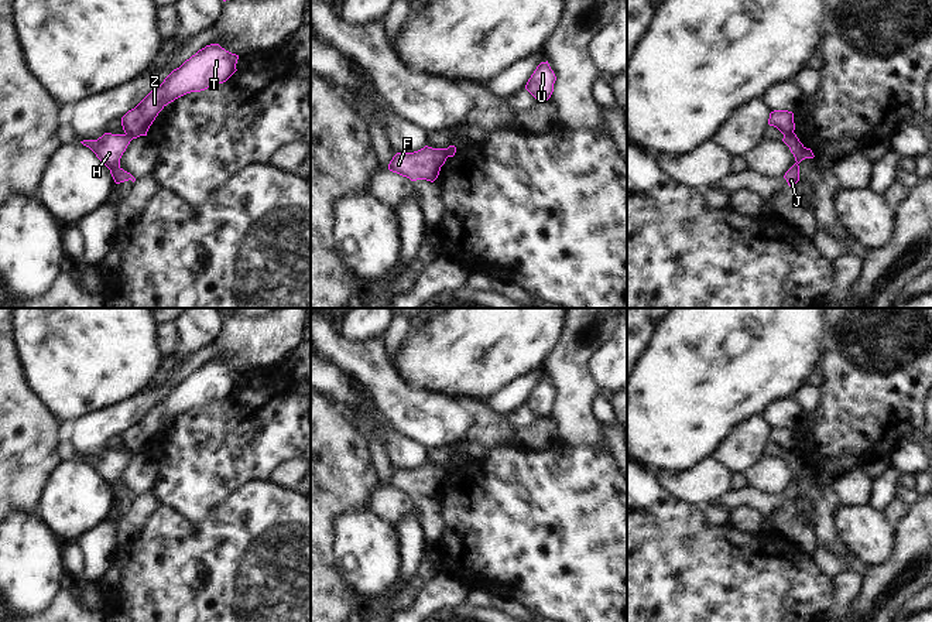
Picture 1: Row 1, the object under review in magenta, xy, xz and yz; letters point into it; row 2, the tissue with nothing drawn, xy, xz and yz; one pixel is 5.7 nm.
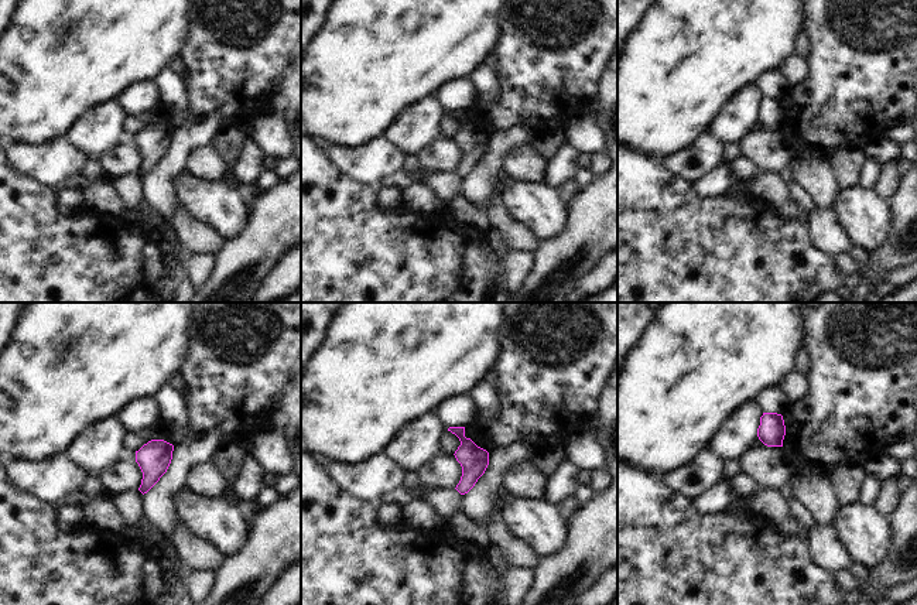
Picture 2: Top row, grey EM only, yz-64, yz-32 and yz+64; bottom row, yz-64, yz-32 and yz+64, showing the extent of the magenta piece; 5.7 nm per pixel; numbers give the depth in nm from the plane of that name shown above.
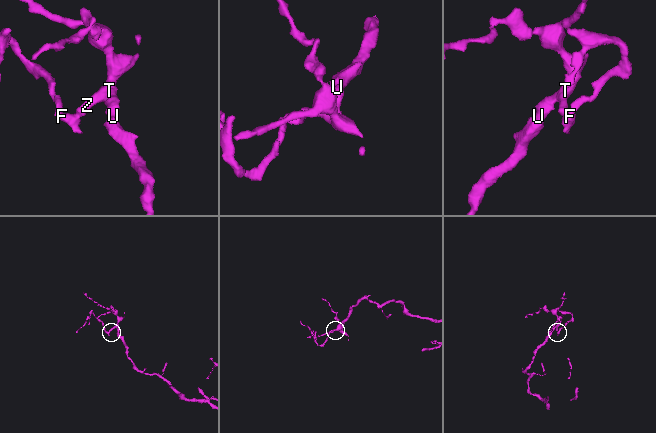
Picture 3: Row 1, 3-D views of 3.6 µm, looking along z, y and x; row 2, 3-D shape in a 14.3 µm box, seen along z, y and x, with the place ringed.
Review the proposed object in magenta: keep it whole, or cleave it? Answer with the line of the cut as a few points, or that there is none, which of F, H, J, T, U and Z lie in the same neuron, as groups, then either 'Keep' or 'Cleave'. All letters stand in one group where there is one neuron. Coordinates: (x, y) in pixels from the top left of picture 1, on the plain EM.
Split along yz (792, 448), (784, 453). Groups: F H J / T U Z. Cleave

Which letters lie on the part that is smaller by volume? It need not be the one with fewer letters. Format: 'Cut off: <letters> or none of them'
Cut off: F, H, J

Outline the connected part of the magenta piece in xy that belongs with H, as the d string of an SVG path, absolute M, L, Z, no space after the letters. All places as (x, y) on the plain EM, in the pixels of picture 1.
M104 450L97 457L83 457L80 459L96 471L96 474L110 486L114 499L120 500L129 496L133 499L136 498L130 489L120 483L120 475L131 457L133 454L127 451Z

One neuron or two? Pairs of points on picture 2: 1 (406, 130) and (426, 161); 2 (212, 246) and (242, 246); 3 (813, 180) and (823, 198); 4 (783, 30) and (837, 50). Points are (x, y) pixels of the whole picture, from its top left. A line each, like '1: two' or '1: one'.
1: two
2: two
3: one
4: two

